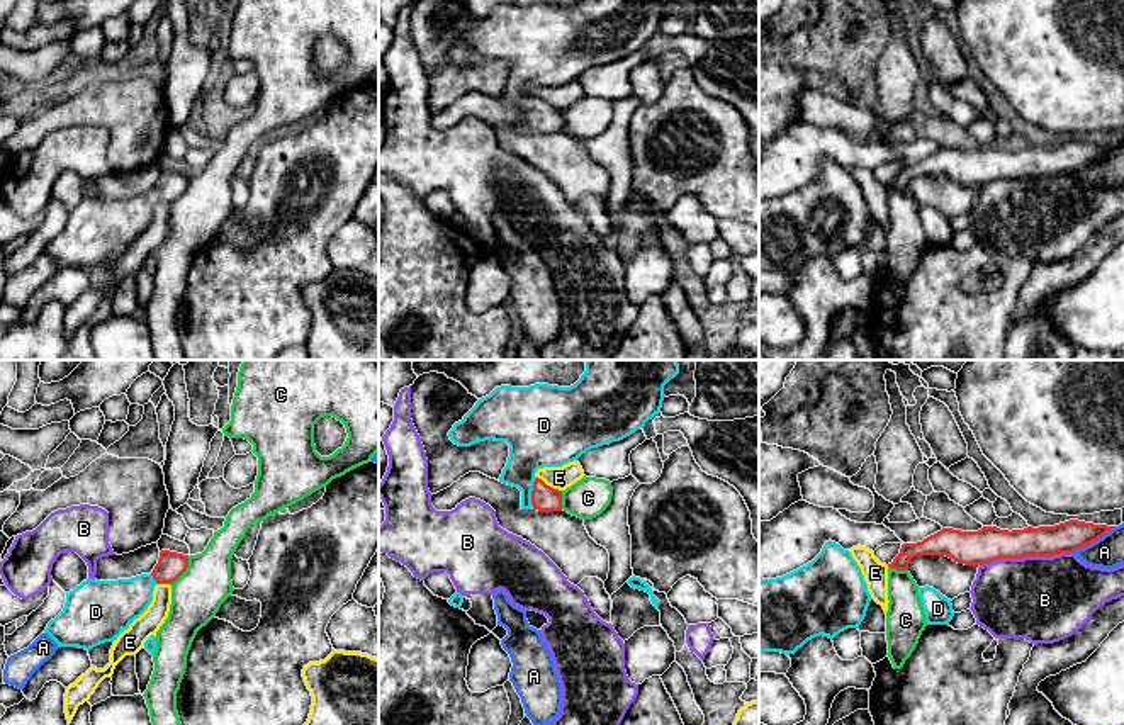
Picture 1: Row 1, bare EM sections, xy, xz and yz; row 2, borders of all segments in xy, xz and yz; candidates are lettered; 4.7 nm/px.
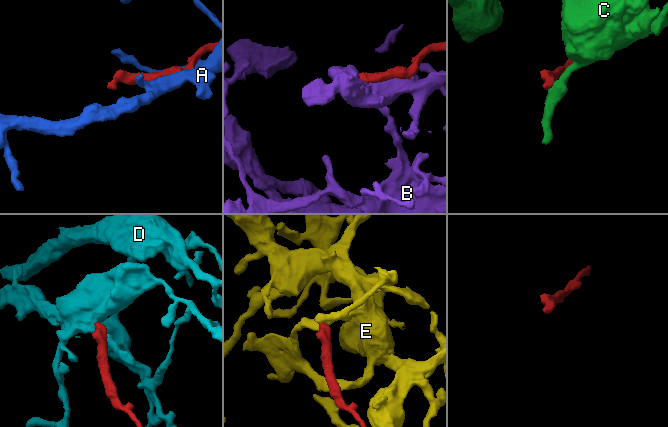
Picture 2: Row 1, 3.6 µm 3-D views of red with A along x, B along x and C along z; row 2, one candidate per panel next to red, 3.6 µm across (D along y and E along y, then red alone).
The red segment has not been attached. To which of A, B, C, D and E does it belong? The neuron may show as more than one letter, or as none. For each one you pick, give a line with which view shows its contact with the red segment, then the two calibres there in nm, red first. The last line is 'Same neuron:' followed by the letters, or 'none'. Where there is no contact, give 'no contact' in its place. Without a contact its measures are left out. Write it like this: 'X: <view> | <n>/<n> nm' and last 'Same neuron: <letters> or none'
D: xz | 130/260 nm
Same neuron: D

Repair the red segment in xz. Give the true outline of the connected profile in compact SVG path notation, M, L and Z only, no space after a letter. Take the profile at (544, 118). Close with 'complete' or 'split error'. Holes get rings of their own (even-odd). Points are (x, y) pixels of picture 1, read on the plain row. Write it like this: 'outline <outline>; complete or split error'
outline M577 0L570 7L535 3L496 7L448 51L458 66L494 59L509 65L508 83L499 102L521 110L521 129L562 131L562 110L547 105L535 93L543 87L562 87L591 68L620 61L660 32L664 5L669 0Z; split error

